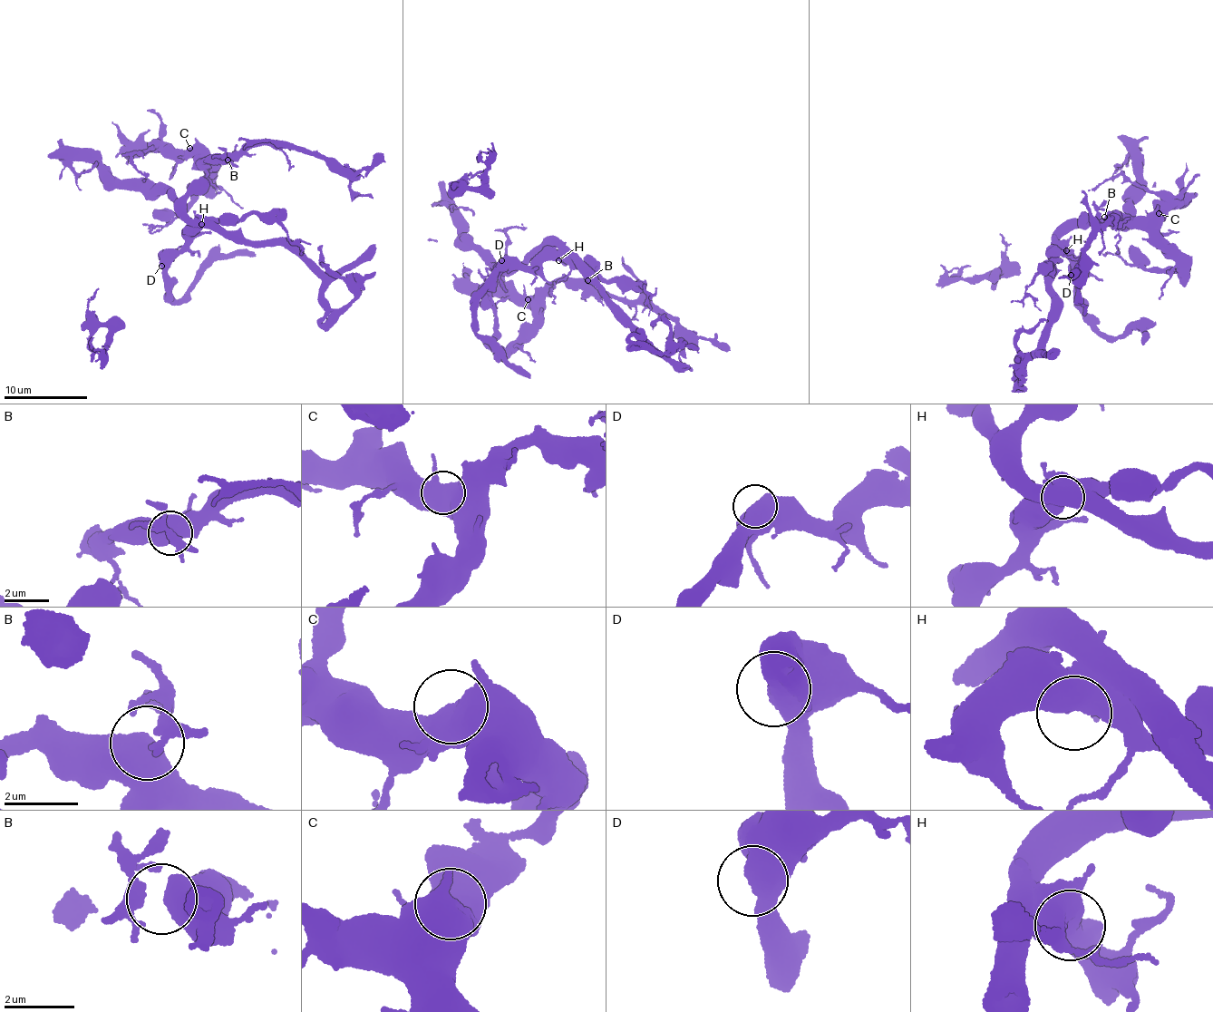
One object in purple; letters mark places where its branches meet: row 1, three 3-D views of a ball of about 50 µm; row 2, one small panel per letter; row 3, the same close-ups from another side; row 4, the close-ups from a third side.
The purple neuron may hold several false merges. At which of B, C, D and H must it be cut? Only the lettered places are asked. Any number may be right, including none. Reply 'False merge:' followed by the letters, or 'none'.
False merge: none

